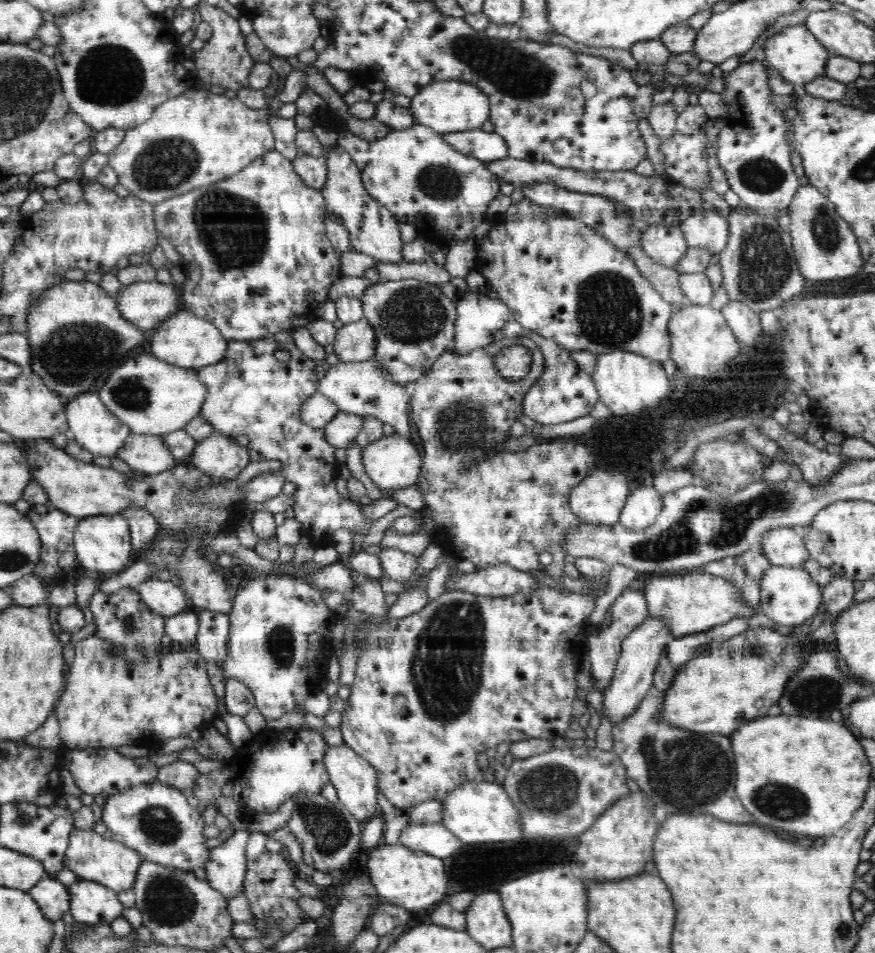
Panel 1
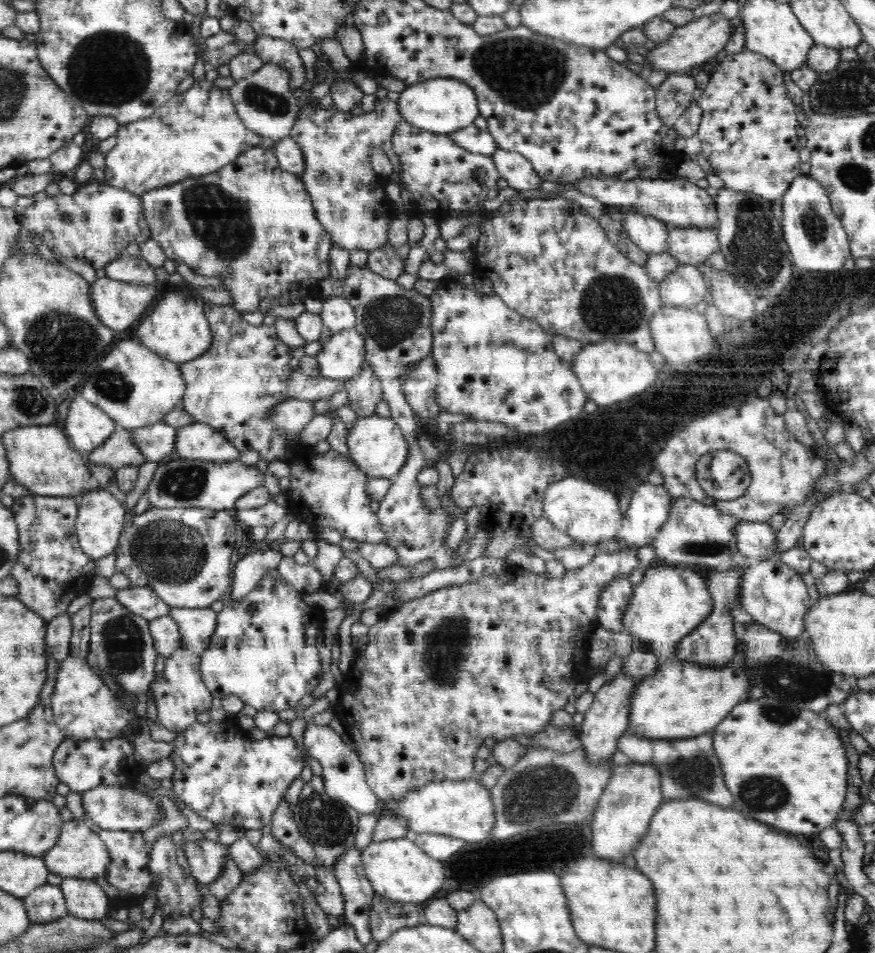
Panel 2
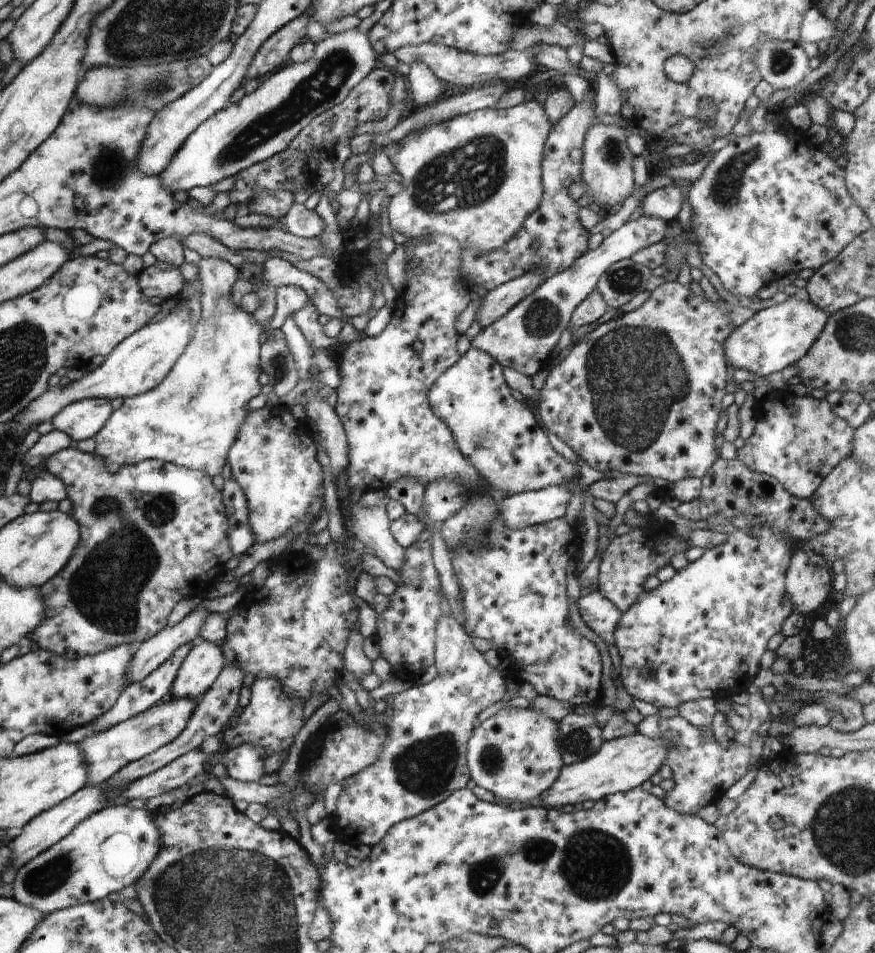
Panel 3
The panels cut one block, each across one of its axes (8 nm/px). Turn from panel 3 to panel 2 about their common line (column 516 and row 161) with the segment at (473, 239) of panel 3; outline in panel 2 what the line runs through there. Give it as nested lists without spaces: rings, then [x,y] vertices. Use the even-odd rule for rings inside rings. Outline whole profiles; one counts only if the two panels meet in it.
[[[205,78],[196,80],[185,92],[173,96],[148,119],[135,120],[119,126],[117,144],[105,154],[104,182],[107,185],[124,189],[134,195],[142,196],[155,188],[179,183],[190,177],[206,176],[229,165],[260,142],[260,135],[248,130],[236,114],[228,91],[214,86]]]

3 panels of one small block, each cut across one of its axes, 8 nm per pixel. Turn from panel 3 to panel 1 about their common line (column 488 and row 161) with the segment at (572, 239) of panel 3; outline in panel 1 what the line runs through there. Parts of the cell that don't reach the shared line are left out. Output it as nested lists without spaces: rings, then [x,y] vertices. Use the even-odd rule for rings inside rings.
[[[276,149],[264,153],[256,160],[252,160],[248,166],[245,166],[235,175],[200,188],[195,188],[182,196],[164,200],[160,204],[153,206],[156,230],[175,246],[174,251],[180,254],[181,266],[187,276],[183,282],[183,295],[181,296],[184,301],[183,310],[211,322],[226,340],[245,341],[262,339],[278,331],[292,330],[292,320],[294,318],[314,315],[315,310],[319,306],[330,300],[328,296],[329,288],[338,278],[343,276],[340,264],[341,253],[337,252],[327,237],[325,227],[327,210],[325,206],[326,202],[321,191],[304,184],[301,176],[296,174],[291,160],[286,159]]]

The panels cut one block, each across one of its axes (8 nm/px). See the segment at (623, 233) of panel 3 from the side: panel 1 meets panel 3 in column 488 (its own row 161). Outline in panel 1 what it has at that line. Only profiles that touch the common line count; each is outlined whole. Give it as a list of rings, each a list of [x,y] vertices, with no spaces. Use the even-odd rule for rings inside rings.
[[[338,144],[324,149],[322,156],[327,164],[327,179],[325,186],[320,190],[326,202],[325,207],[329,214],[335,214],[346,227],[352,248],[386,263],[404,261],[401,255],[403,238],[398,221],[392,212],[368,195],[359,174],[360,168],[356,166],[352,157]]]

